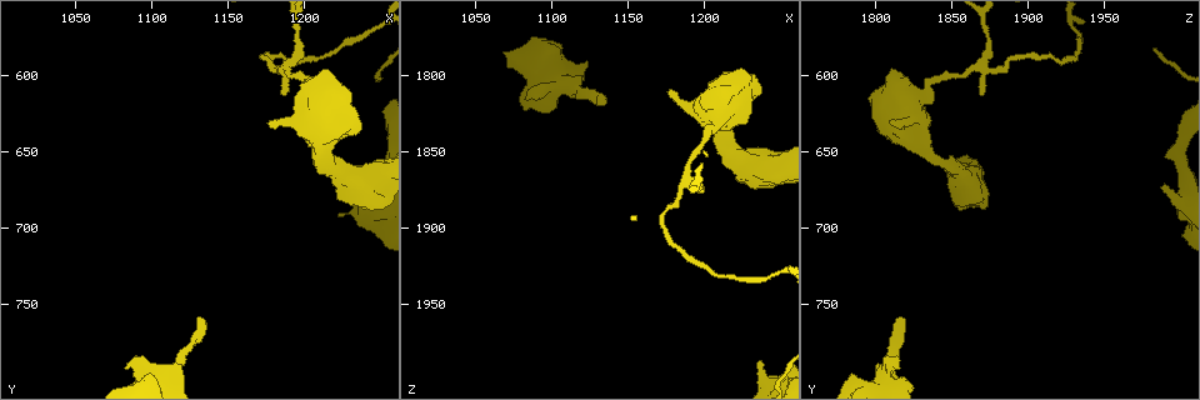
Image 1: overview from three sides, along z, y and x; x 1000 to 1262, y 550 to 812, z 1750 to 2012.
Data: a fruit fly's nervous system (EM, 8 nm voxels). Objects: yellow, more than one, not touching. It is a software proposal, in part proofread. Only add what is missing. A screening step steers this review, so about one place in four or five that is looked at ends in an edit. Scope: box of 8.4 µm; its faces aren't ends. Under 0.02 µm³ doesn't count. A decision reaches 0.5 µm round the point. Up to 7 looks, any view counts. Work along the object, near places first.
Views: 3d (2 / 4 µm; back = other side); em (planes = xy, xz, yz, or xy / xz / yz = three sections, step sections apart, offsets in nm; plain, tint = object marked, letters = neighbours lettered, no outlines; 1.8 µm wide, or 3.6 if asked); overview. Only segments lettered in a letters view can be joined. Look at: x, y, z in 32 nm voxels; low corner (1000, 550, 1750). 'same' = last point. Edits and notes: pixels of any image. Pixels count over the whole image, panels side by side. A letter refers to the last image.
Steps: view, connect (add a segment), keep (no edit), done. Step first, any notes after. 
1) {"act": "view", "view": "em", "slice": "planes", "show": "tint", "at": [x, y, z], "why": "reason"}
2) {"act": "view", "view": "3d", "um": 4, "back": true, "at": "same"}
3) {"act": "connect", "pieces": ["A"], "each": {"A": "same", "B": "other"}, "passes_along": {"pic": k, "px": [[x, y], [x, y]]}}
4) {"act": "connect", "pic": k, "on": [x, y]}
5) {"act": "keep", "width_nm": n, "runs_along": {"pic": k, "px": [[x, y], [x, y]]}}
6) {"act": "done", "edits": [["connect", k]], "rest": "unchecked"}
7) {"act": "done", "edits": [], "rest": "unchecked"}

{"act": "view", "view": "em", "slice": "planes", "show": "letters", "at": [1176, 632, 1810]}

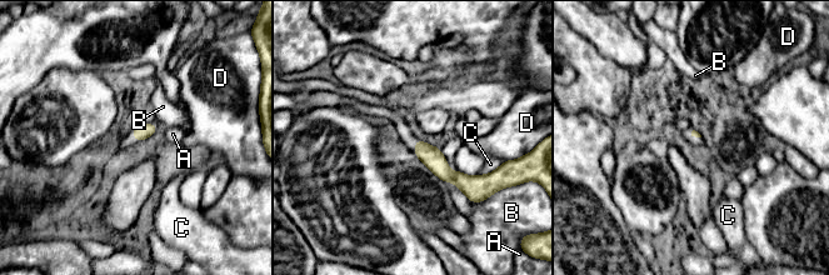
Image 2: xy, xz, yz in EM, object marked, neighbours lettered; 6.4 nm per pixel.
{"act": "keep", "longest_contact_nm": ["A", 180], "each": {"A": "other", "B": "other", "C": "other", "D": "other"}, "found": "none of them fits"}

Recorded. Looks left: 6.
{"act": "view", "view": "em", "slice": "xz", "step": 8, "show": "letters", "at": [1236, 674, 1988], "why": "free end"}

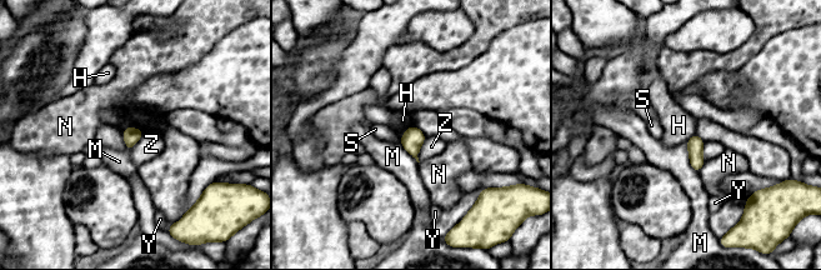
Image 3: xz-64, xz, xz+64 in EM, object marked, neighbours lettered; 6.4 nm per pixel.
{"act": "view", "view": "em", "slice": "planes", "show": "letters", "at": "same"}

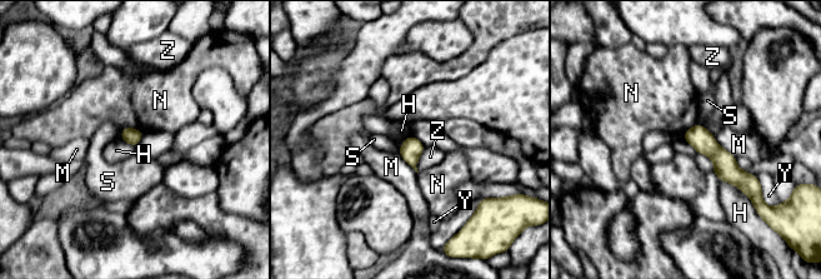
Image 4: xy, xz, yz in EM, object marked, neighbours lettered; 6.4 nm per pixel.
{"act": "keep", "each": {"H": "other", "M": "other", "N": "other", "S": "other", "Y": "other", "Z": "other"}, "border": {"pic": 4, "px": [[719, 178], [736, 185], [751, 202]]}, "found": "no lettered segment goes on from it"}

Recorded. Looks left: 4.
{"act": "view", "view": "3d", "um": 4, "at": [1246, 682, 1850], "why": "an open end"}

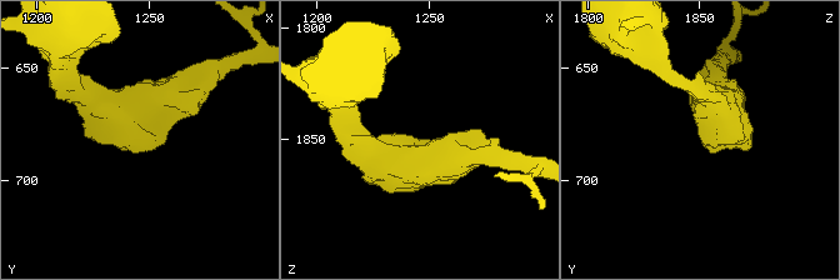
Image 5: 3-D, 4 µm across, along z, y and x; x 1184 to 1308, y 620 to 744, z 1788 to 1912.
{"act": "view", "view": "em", "slice": "yz", "step": 16, "show": "tint", "at": [1245, 680, 1849], "why": "shape alone is not enough"}

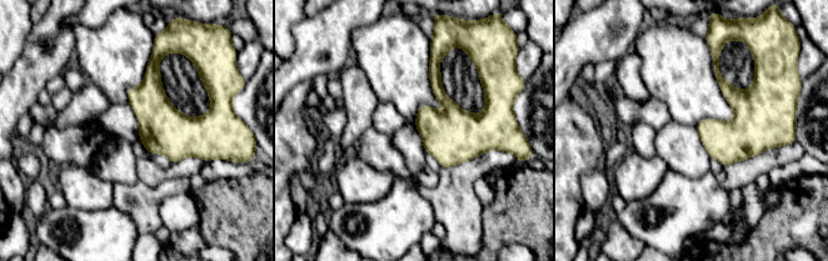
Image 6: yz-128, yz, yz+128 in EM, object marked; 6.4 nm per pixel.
{"act": "view", "view": "em", "slice": "planes", "show": "letters", "at": "same", "why": "another direction"}

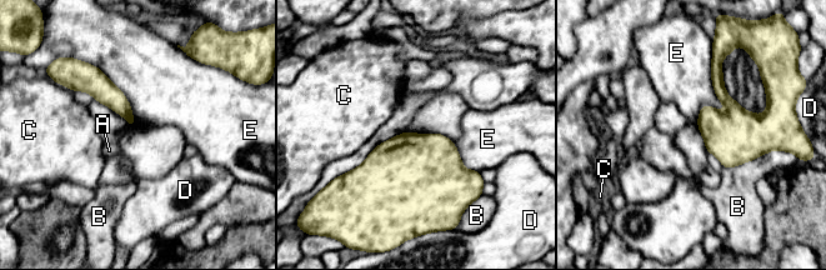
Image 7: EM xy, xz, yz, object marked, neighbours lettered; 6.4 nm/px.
{"act": "keep", "each": {"A": "other", "B": "other", "C": "other", "D": "other", "E": "other"}, "runs_along": {"pic": 7, "px": [[79, 83], [95, 83], [131, 121]]}, "found": "no lettered segment goes on from it"}

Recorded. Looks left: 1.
{"act": "done", "edits": [], "rest": "unchecked"}

